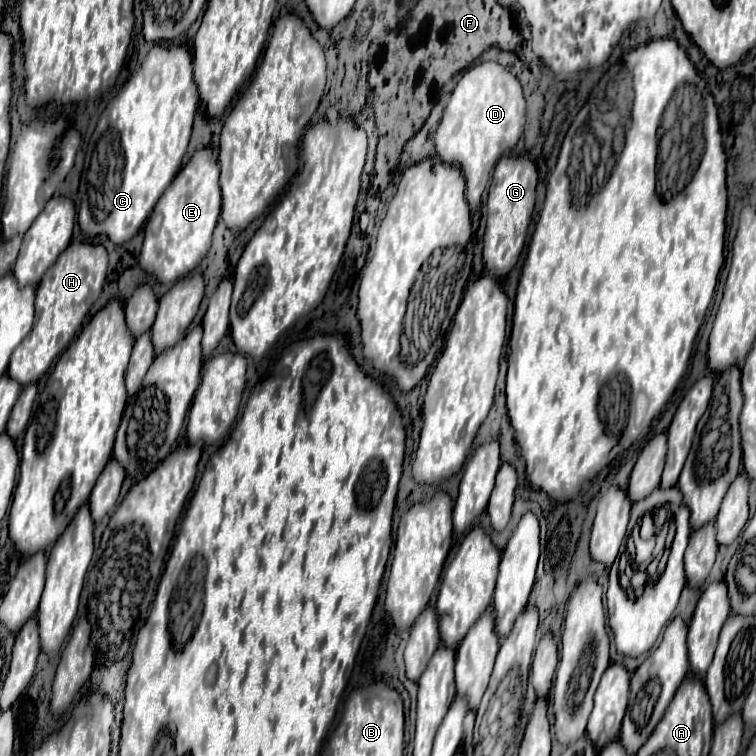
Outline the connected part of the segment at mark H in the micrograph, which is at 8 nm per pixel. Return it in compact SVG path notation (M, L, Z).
M72 243L62 257L46 271L36 293L36 319L30 335L16 347L10 359L8 375L22 387L46 375L56 357L70 345L80 331L92 303L100 297L108 273L108 251L96 243Z

